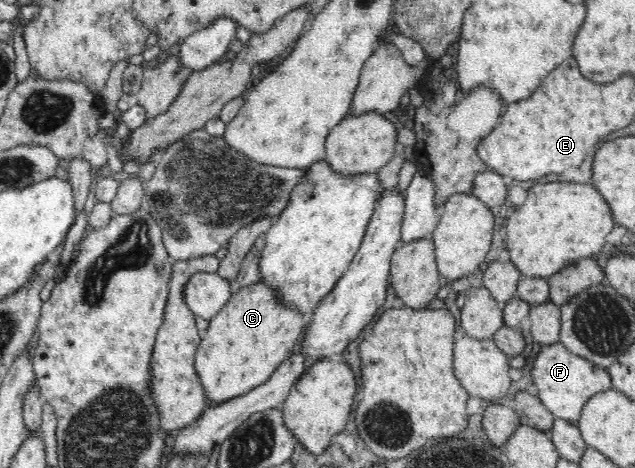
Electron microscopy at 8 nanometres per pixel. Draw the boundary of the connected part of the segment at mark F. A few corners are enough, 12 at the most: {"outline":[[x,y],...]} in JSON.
{"outline":[[560,342],[536,348],[532,390],[574,424],[612,388],[605,367]]}

